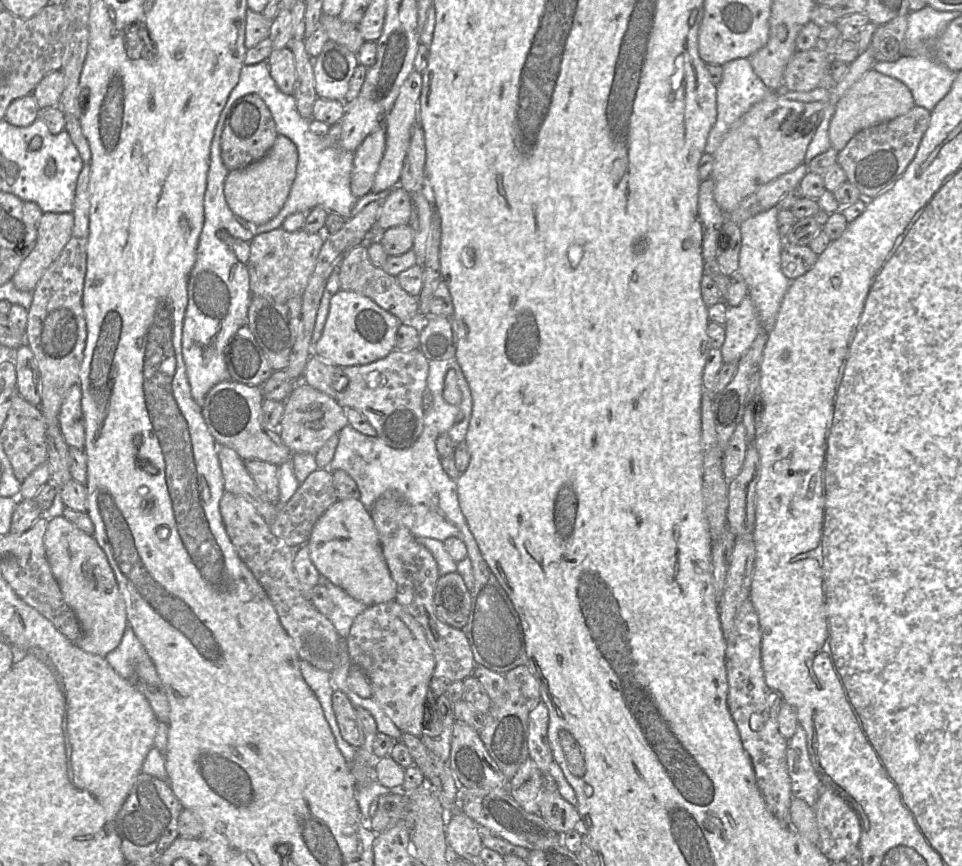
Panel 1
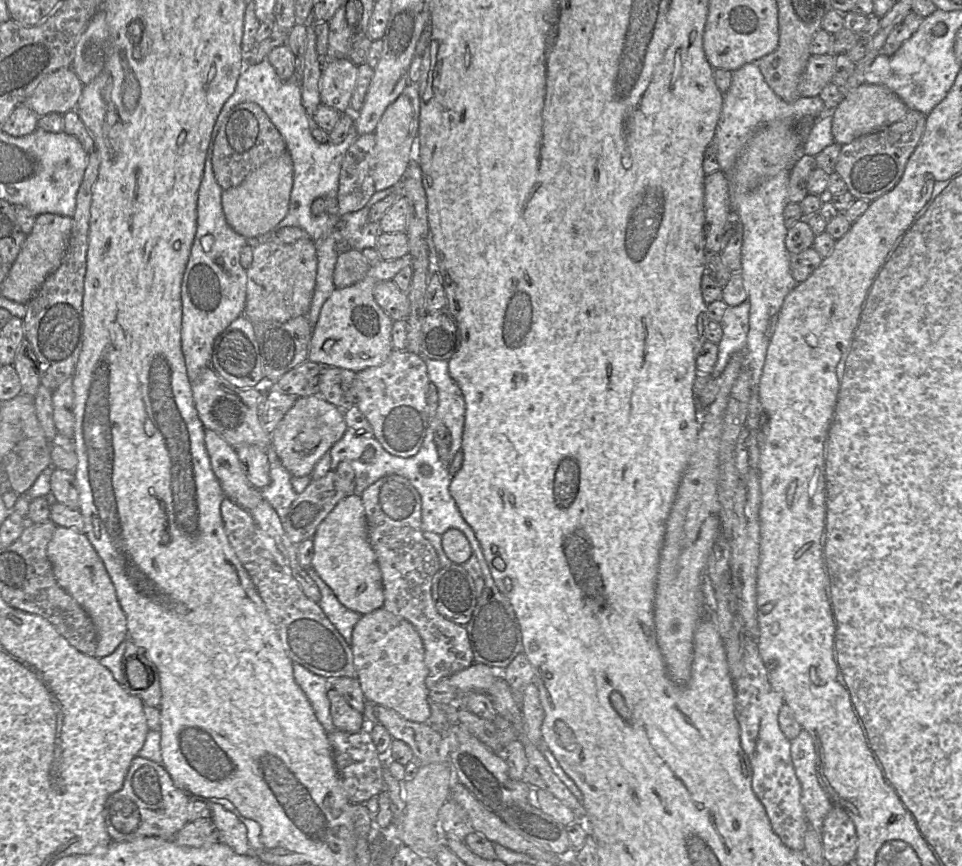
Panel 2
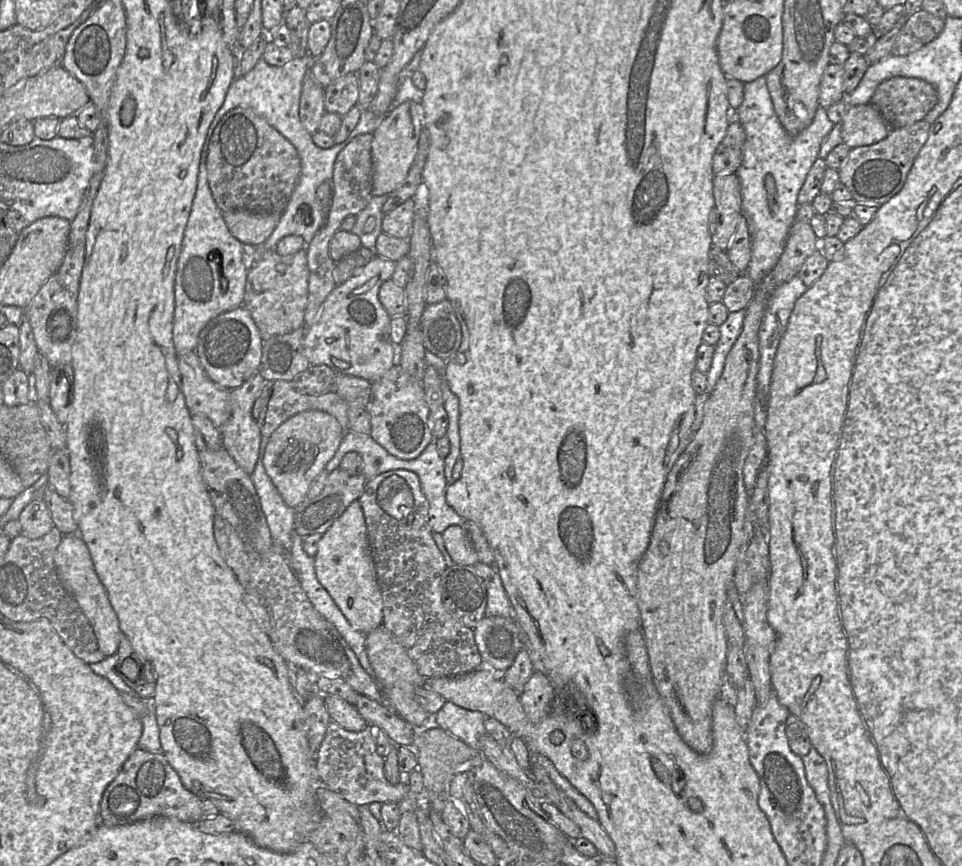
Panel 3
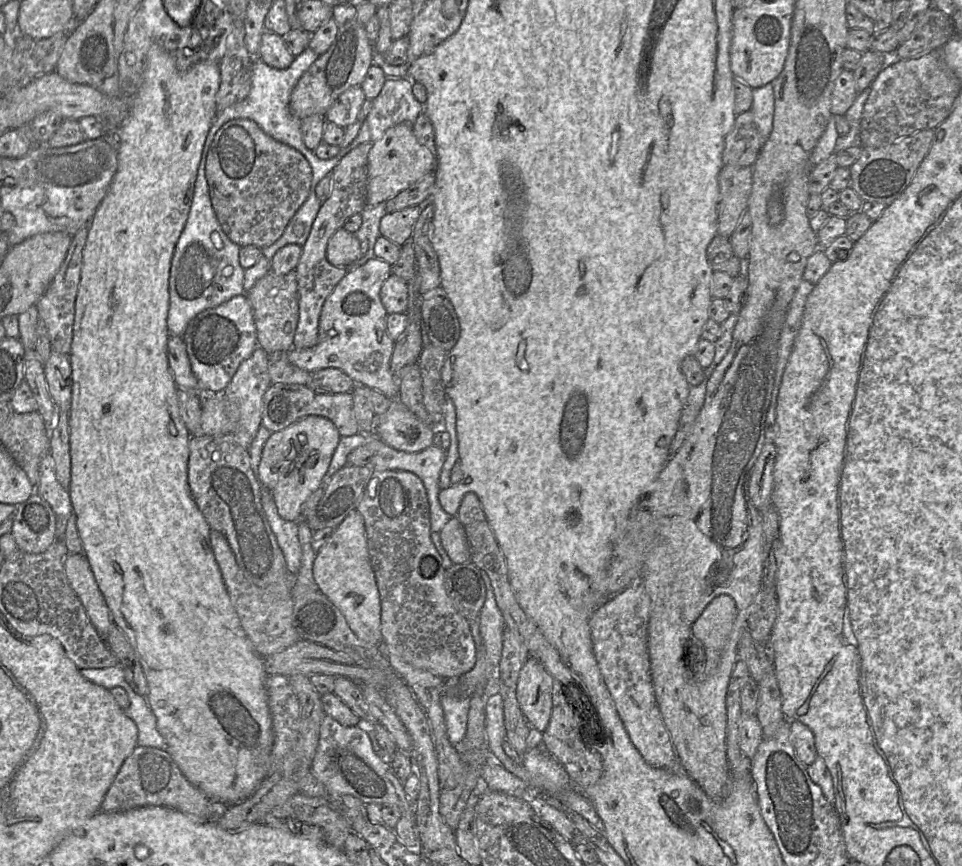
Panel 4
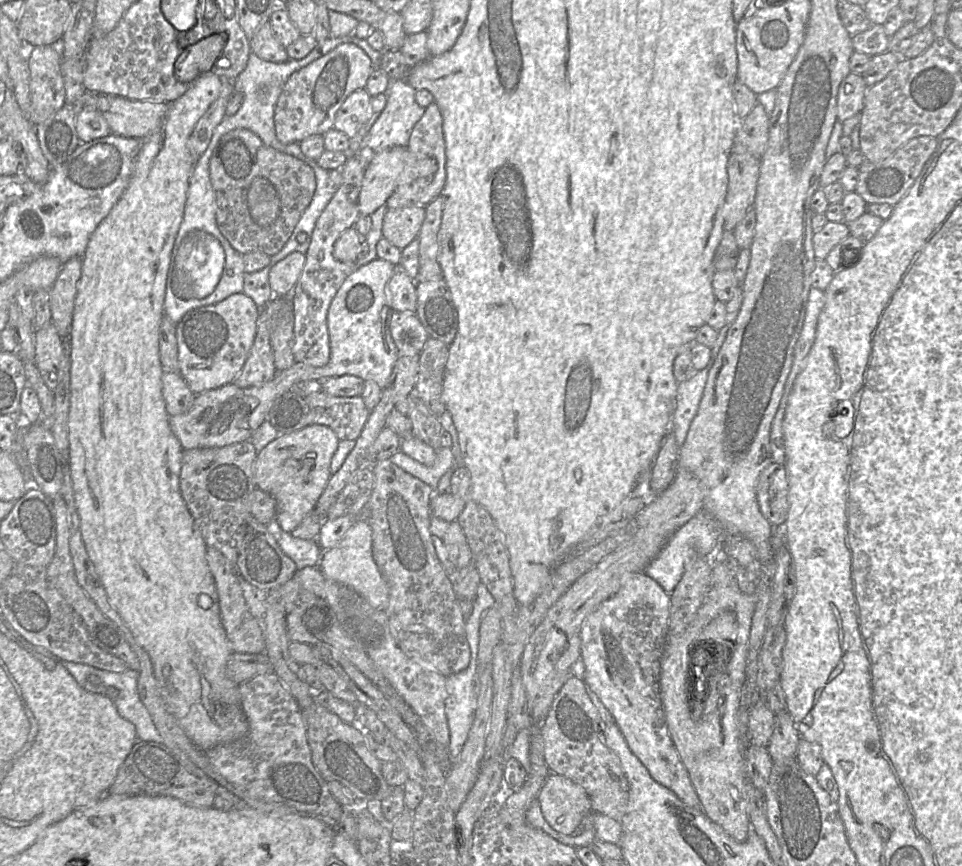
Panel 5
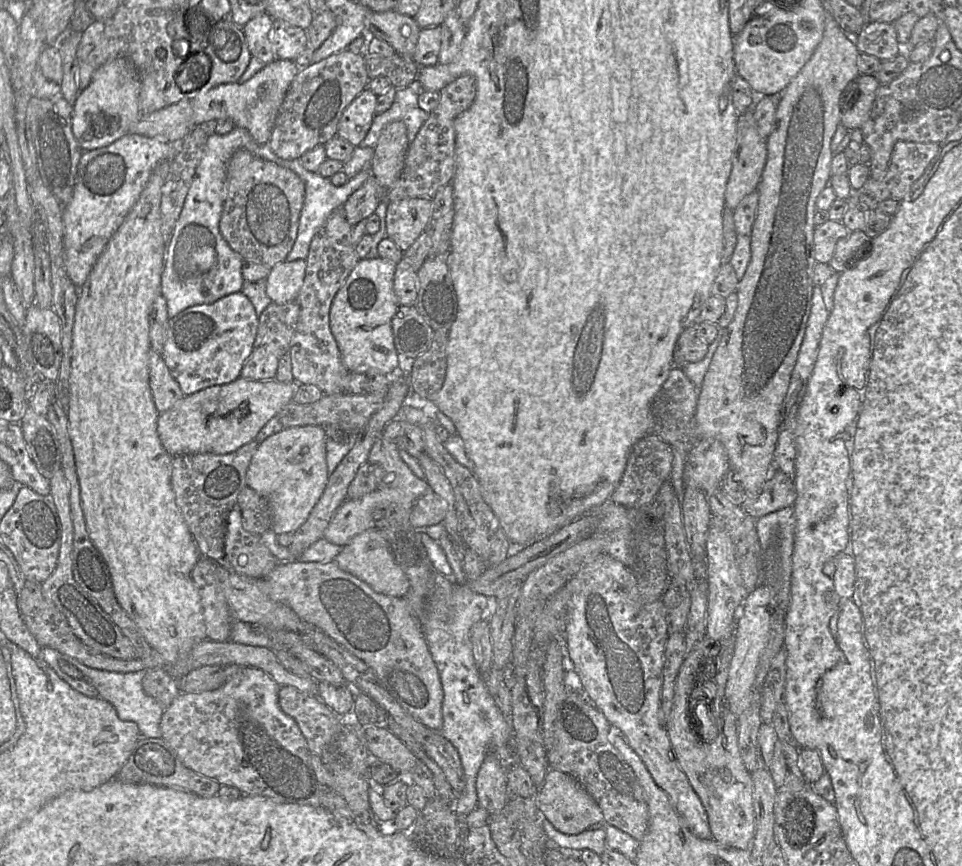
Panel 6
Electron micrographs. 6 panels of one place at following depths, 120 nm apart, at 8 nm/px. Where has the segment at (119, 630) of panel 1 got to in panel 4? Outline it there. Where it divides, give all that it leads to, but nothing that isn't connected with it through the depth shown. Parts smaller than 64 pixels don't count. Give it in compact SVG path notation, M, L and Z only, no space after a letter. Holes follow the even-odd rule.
M83 553L67 554L64 570L70 586L82 602L99 636L105 641L111 625L115 623L87 557Z

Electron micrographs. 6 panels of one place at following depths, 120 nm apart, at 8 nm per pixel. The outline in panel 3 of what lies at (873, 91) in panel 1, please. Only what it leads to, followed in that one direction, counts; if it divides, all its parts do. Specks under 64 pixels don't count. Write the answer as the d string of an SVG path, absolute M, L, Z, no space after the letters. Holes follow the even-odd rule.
M870 103L849 106L841 126L843 143L851 149L875 144L891 131L880 112Z

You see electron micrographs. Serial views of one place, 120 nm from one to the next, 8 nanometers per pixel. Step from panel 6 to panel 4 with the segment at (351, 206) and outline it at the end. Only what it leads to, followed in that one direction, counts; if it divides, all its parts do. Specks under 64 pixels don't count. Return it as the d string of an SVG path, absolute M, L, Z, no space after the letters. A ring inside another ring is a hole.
M400 123L395 125L384 133L383 137L374 142L368 154L367 165L367 206L376 206L381 202L386 202L396 196L402 190L407 189L415 182L422 179L432 170L433 156L431 152L417 141L413 134L412 125Z

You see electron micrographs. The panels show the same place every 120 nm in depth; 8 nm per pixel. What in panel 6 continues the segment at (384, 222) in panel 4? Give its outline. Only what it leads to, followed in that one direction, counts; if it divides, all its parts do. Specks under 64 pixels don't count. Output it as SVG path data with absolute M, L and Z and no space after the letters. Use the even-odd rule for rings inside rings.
M430 198L388 201L386 237L404 253L426 230L431 213Z

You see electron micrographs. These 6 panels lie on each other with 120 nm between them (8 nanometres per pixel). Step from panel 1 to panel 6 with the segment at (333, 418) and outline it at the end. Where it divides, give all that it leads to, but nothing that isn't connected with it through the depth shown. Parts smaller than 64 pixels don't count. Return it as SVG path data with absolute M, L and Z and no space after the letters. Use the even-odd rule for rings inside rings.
M307 425L284 428L258 445L246 473L246 485L268 502L275 534L294 533L322 496L329 477L326 440L325 427Z

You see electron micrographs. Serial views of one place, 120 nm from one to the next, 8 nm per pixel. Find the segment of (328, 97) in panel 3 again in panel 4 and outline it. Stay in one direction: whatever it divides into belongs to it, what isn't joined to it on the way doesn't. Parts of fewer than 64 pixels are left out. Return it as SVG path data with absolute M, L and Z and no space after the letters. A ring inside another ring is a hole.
M353 86L343 92L331 105L325 114L326 121L339 127L352 125L361 110L366 97L360 86Z

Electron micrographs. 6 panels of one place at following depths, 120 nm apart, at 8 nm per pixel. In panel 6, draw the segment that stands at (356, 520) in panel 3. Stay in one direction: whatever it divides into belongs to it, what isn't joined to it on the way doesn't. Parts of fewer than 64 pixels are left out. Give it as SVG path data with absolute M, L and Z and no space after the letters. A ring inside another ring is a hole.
M369 529L354 536L348 544L342 547L334 561L341 570L364 581L375 592L403 597L408 591L408 579L393 556L386 531Z

